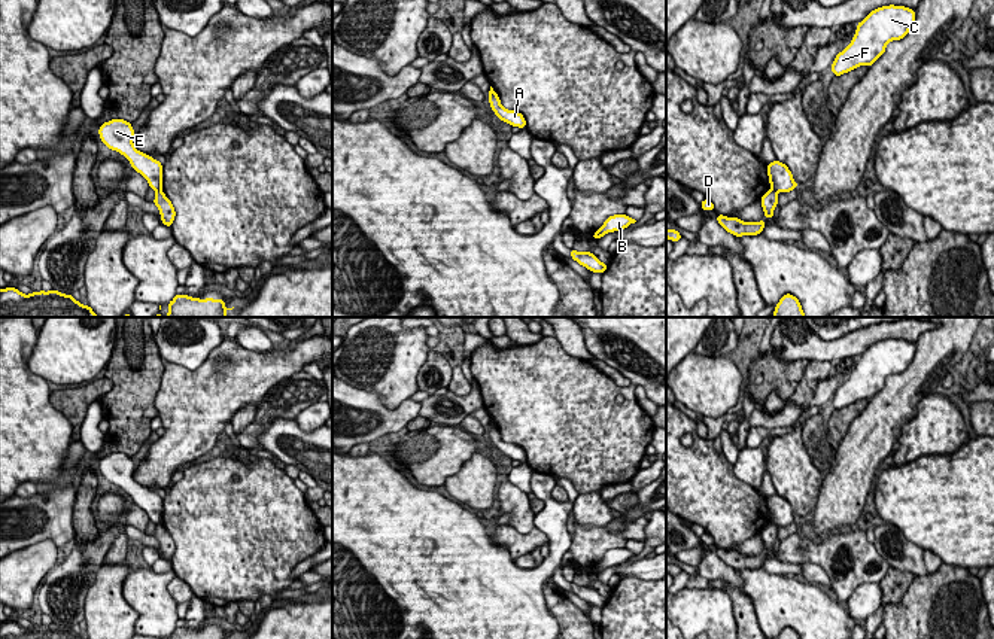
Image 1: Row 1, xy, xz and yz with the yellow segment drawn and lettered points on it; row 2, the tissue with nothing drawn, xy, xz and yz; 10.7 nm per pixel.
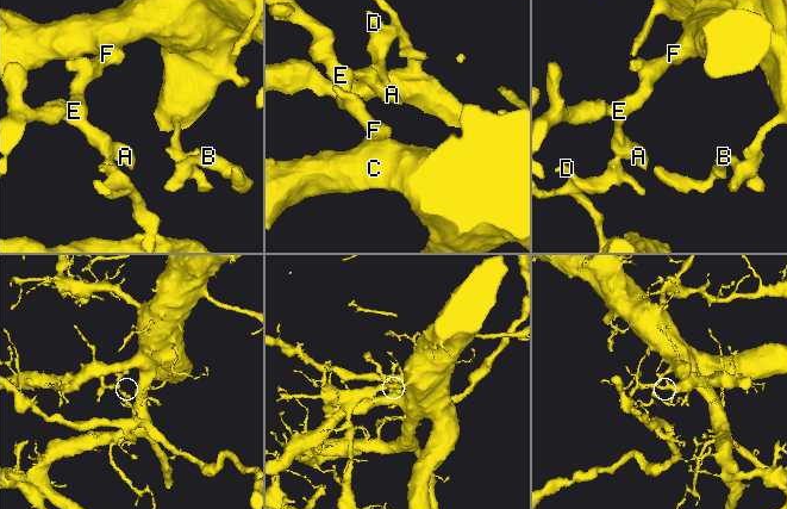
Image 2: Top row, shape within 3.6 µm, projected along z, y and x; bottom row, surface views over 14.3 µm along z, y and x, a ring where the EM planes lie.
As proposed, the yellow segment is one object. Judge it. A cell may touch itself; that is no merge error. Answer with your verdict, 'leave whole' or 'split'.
split

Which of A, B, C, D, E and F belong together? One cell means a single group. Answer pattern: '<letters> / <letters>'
A B C E F / D

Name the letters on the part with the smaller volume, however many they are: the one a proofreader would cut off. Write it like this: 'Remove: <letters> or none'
Remove: D

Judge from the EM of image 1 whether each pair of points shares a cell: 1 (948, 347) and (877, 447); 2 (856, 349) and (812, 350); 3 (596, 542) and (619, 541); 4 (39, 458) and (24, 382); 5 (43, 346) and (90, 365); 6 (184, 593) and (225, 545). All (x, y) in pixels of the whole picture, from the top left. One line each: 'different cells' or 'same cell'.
1: same cell
2: same cell
3: same cell
4: same cell
5: same cell
6: different cells

